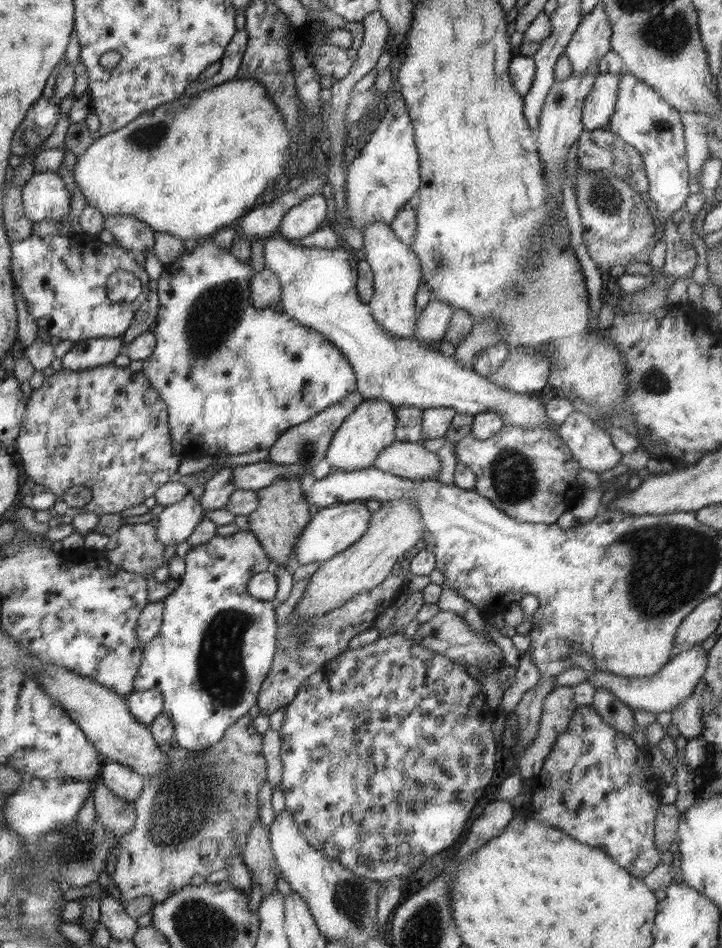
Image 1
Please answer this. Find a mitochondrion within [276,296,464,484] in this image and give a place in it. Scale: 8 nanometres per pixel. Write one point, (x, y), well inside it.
(306, 450)

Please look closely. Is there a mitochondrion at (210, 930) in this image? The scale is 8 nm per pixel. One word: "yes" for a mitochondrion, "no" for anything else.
yes

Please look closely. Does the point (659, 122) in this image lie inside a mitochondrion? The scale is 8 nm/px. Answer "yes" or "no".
yes

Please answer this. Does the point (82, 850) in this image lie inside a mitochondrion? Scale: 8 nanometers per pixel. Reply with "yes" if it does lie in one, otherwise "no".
yes

